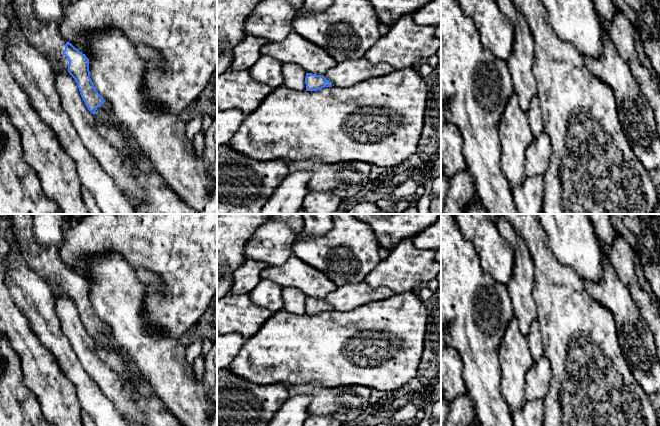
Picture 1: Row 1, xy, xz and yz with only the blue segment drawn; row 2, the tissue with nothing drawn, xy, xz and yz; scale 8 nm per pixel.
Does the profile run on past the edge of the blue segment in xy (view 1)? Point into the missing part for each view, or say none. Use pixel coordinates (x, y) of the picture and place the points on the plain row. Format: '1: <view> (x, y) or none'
1: xy (46, 262)

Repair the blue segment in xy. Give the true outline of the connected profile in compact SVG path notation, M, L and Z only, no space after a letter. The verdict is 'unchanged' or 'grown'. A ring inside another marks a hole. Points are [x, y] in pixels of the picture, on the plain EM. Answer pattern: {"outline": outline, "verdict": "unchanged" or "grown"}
{"outline": "M8 214L20 247L26 249L22 253L29 267L50 287L54 295L68 295L75 303L80 319L94 339L100 333L107 336L107 347L113 349L130 365L131 378L144 390L153 393L145 375L139 370L113 337L110 328L96 315L90 302L89 283L60 258L59 246L41 248L34 240L33 219L31 214Z", "verdict": "grown"}

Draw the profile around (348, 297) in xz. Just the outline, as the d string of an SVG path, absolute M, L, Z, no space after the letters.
M363 281L338 286L327 294L323 300L332 305L336 311L352 311L362 305L388 299L395 294L392 289L386 286L373 288Z

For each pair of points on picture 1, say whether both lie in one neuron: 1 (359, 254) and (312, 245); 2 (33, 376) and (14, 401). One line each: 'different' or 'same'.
1: same
2: different

